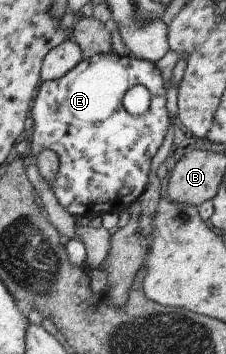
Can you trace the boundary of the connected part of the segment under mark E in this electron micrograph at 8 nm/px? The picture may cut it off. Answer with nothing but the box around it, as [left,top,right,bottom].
[26,51,171,217]

